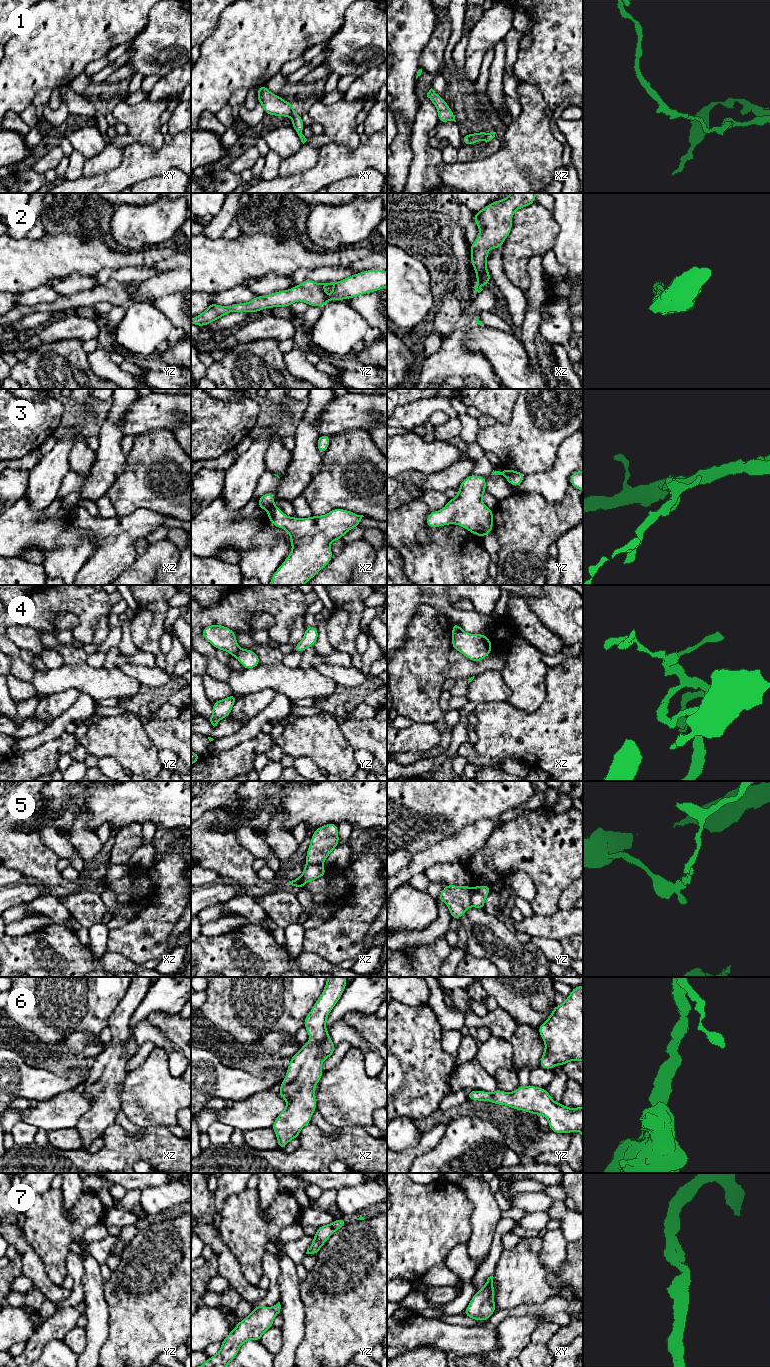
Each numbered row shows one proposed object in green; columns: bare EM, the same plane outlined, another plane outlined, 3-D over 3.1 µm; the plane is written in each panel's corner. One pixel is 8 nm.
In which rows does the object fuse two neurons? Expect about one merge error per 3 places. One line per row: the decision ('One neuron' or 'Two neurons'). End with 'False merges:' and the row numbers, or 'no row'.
1: Two neurons
2: One neuron
3: Two neurons
4: Two neurons
5: Two neurons
6: One neuron
7: One neuron
False merges: 1, 3, 4, 5

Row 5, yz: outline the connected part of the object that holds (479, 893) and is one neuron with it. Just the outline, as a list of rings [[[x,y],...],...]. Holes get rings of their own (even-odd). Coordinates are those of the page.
[[[487,885],[476,886],[472,888],[471,906],[484,910],[485,899],[491,891],[491,887]]]

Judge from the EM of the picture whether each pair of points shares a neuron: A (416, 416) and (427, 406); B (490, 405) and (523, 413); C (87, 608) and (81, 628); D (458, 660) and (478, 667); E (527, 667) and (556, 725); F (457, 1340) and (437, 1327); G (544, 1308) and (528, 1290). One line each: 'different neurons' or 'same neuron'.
A: same neuron
B: different neurons
C: same neuron
D: same neuron
E: different neurons
F: same neuron
G: different neurons

